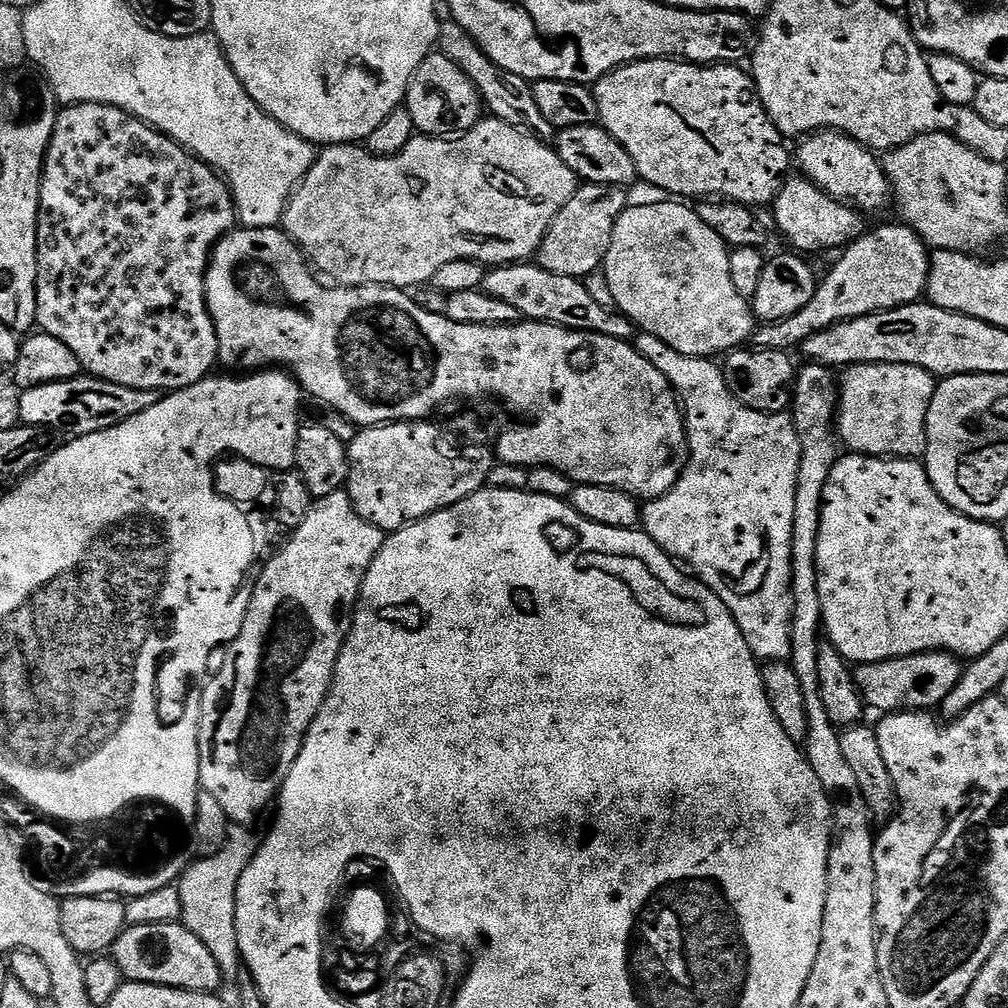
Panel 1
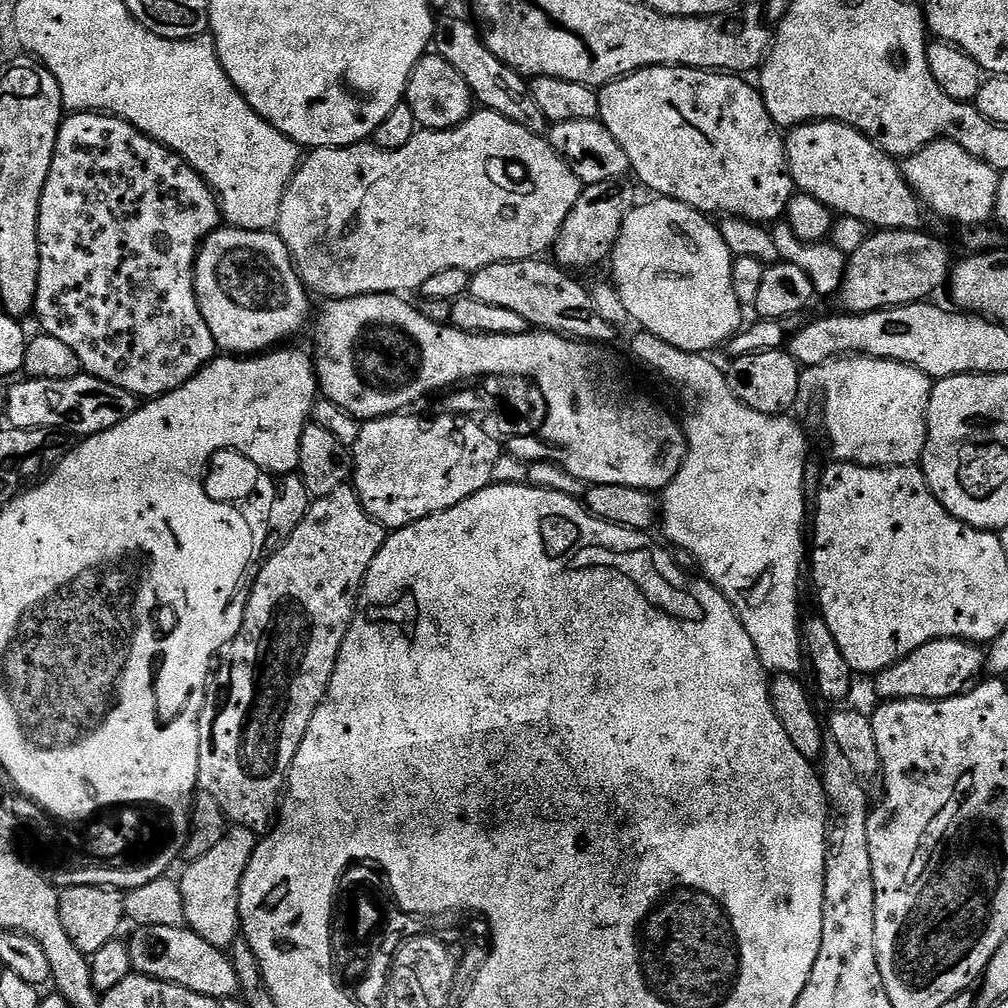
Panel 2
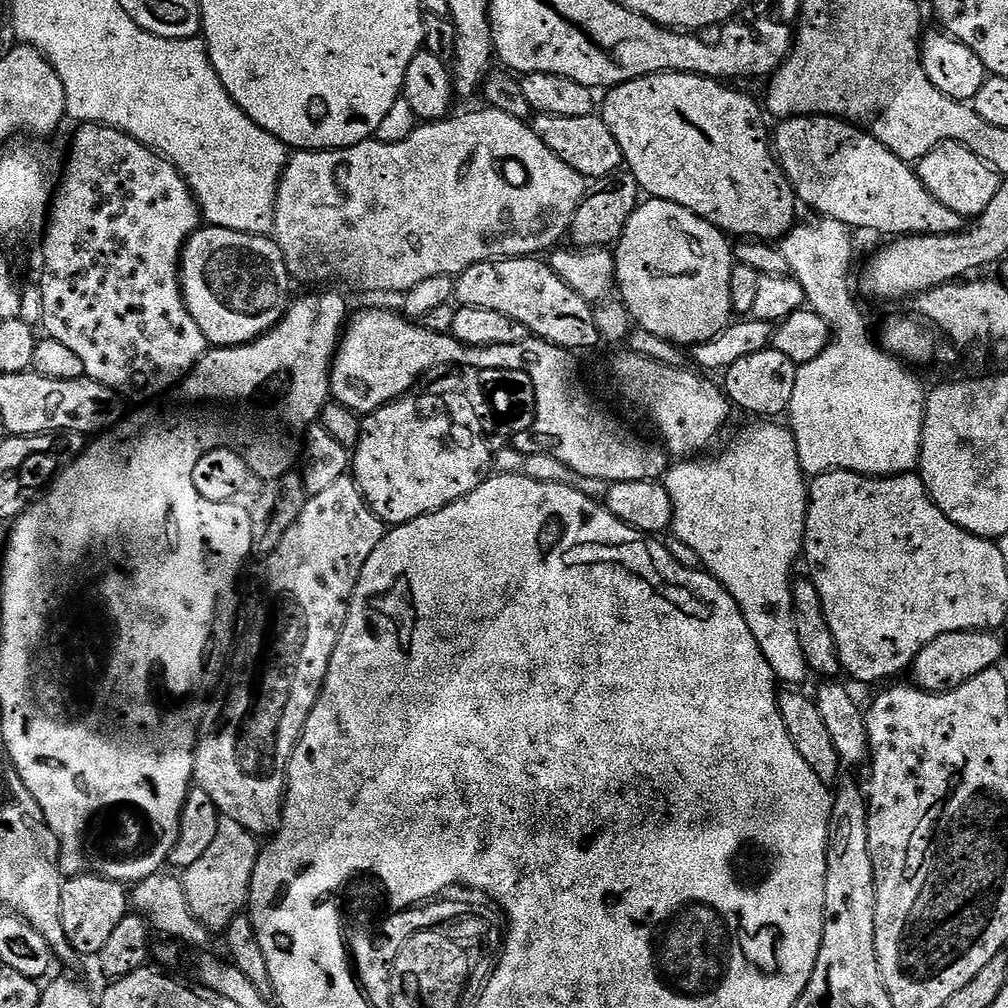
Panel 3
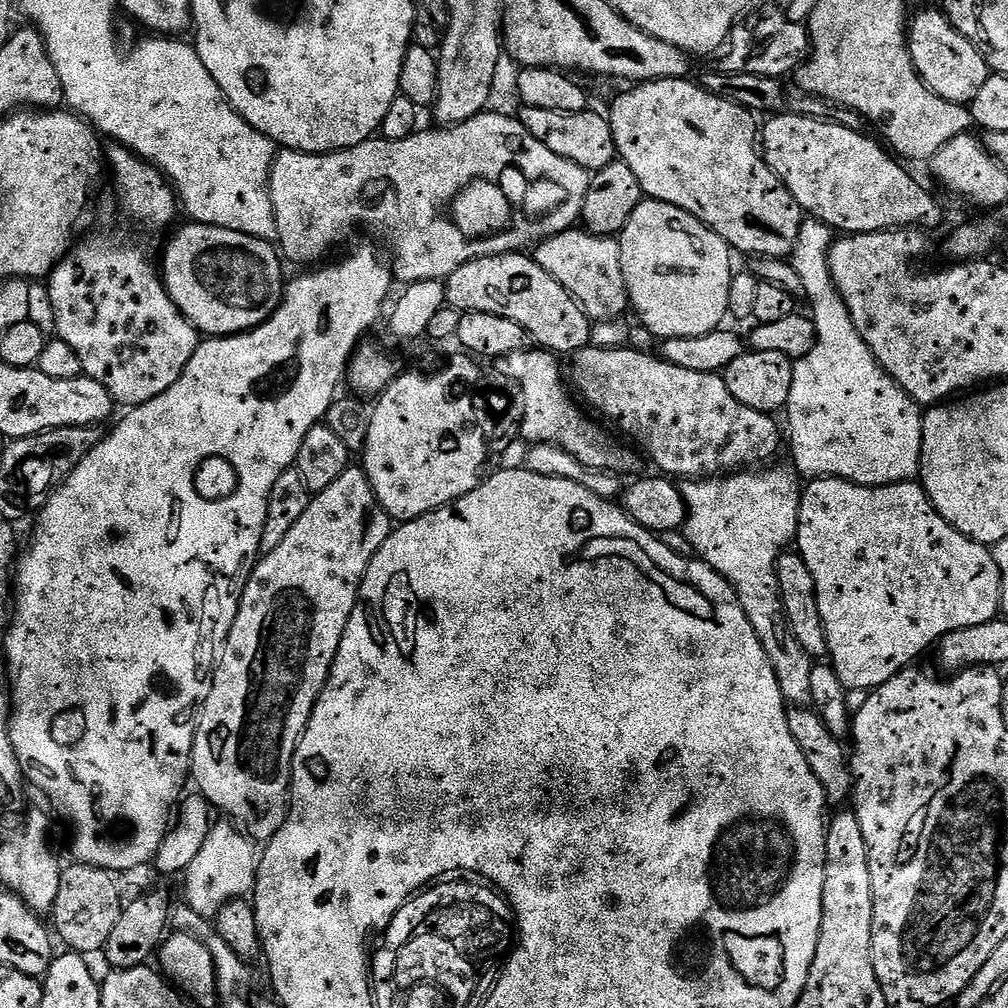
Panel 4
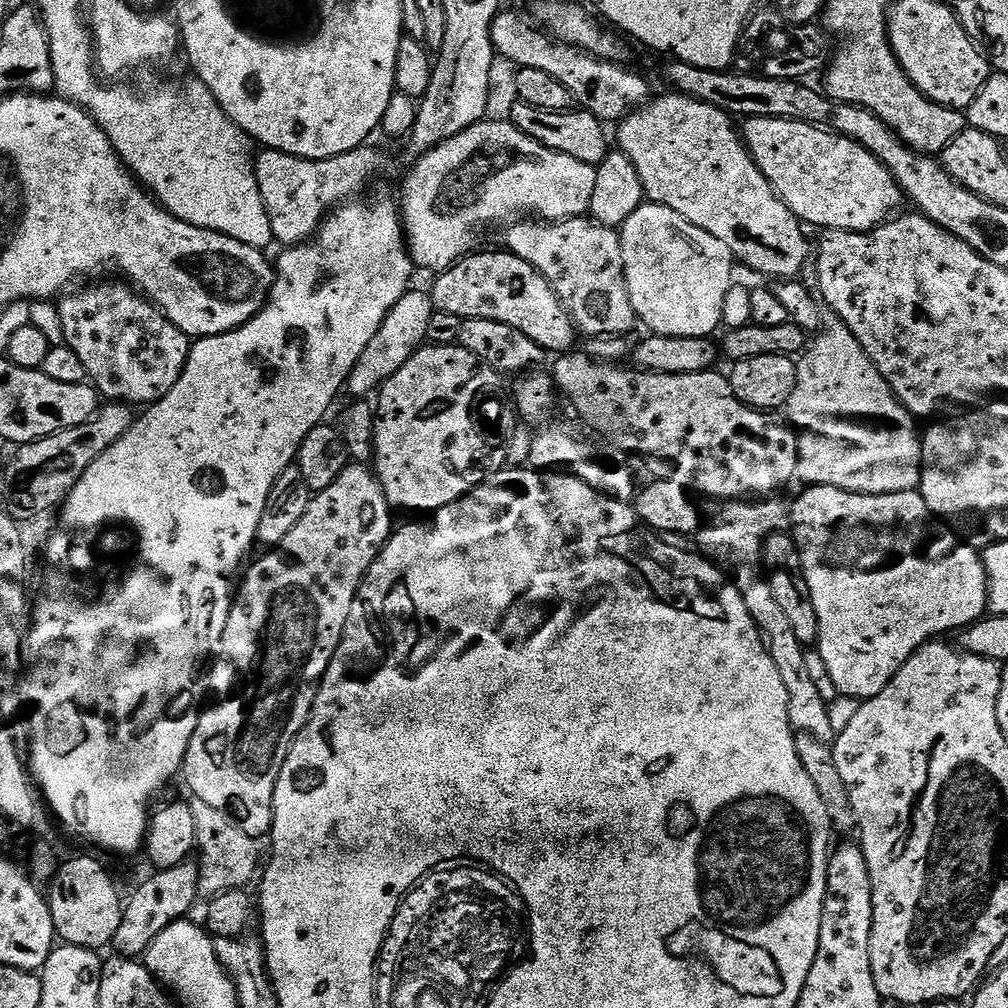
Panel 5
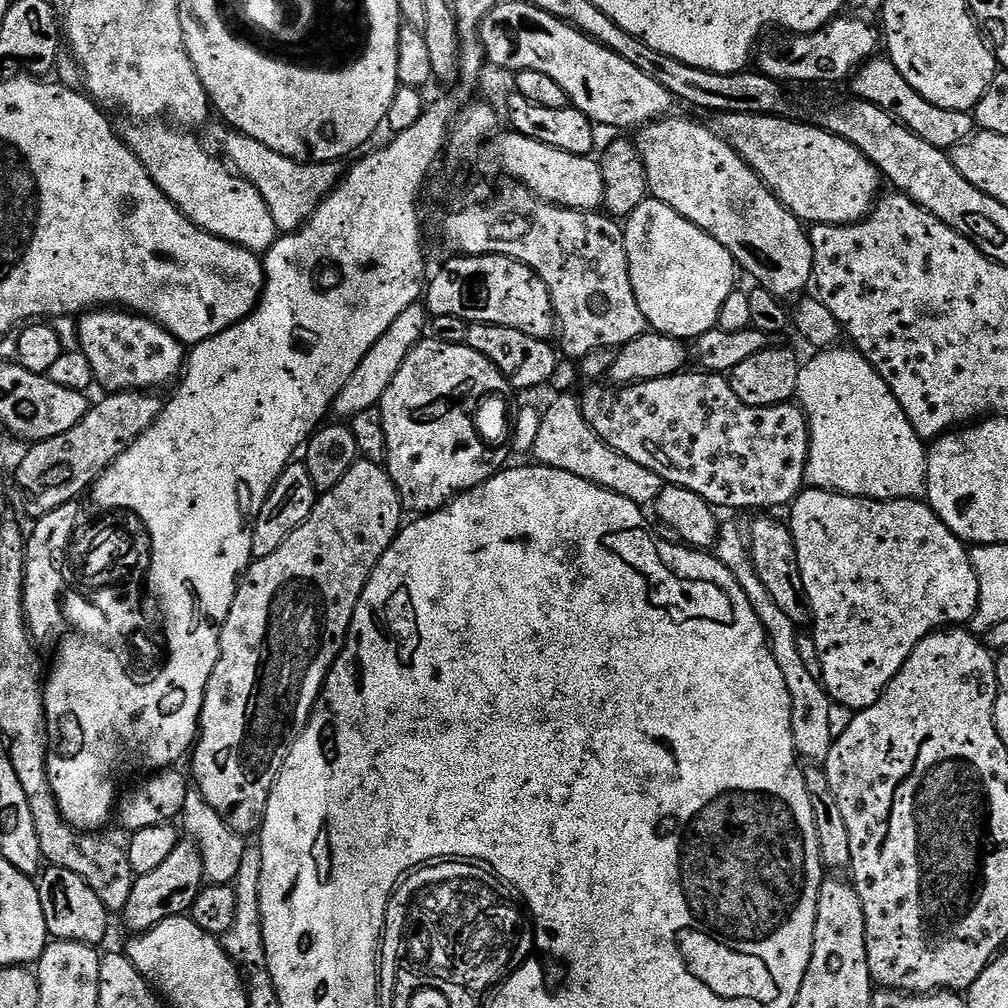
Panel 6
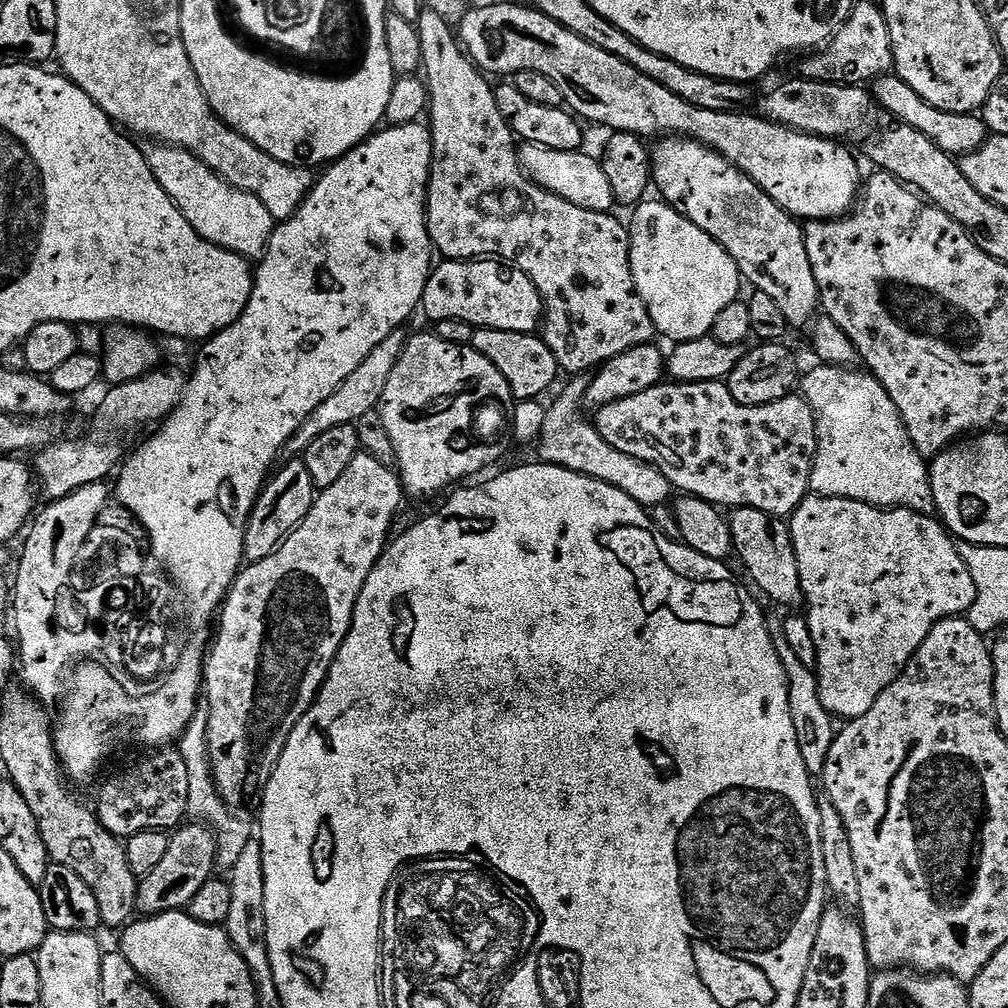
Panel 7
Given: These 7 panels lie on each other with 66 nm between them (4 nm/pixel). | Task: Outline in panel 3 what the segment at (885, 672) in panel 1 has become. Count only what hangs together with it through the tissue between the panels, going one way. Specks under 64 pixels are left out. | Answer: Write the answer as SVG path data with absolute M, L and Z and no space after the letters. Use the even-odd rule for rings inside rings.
M996 630L986 632L951 632L934 638L920 650L912 662L911 683L923 692L949 692L982 674L982 670L995 668L1004 656L1004 644L1000 641L1001 633Z

